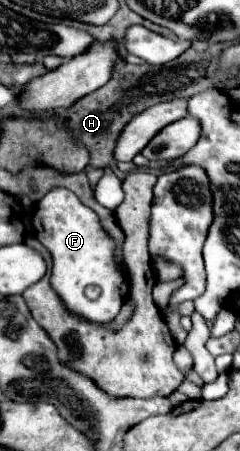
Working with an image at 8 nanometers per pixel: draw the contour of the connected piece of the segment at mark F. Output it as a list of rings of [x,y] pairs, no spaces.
[[[55,188],[37,202],[33,228],[37,240],[51,252],[50,284],[67,310],[91,322],[111,322],[129,294],[129,278],[115,266],[115,246],[101,226],[99,216],[81,204],[71,190]]]

